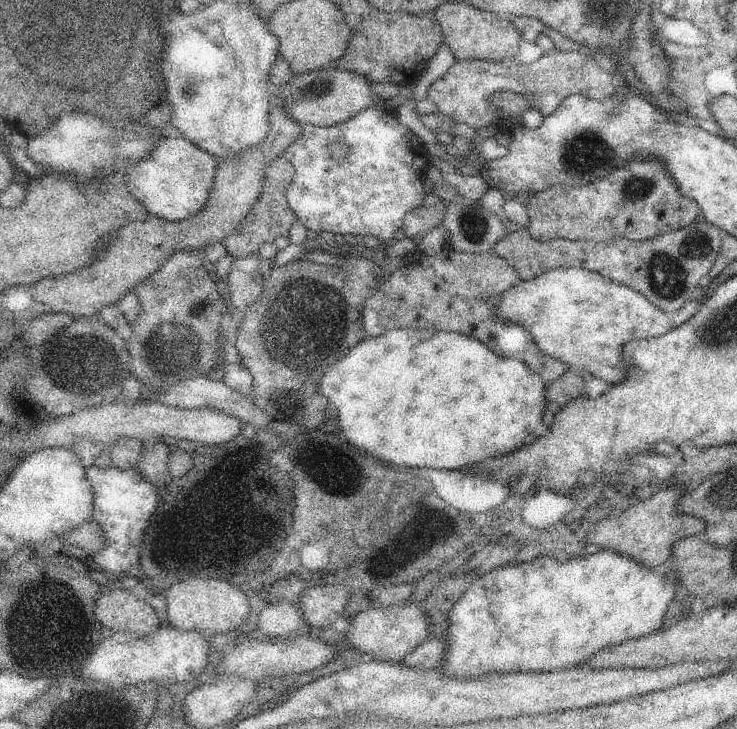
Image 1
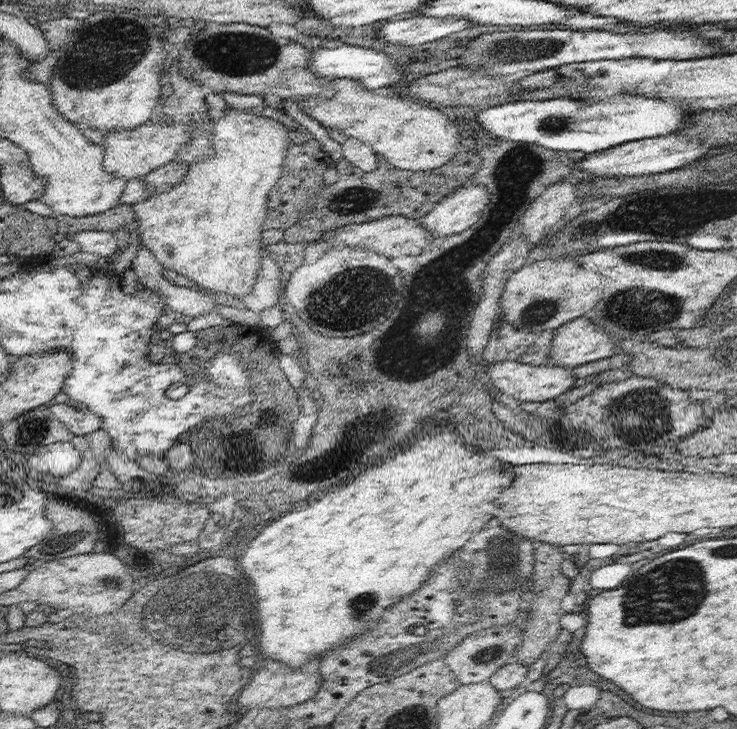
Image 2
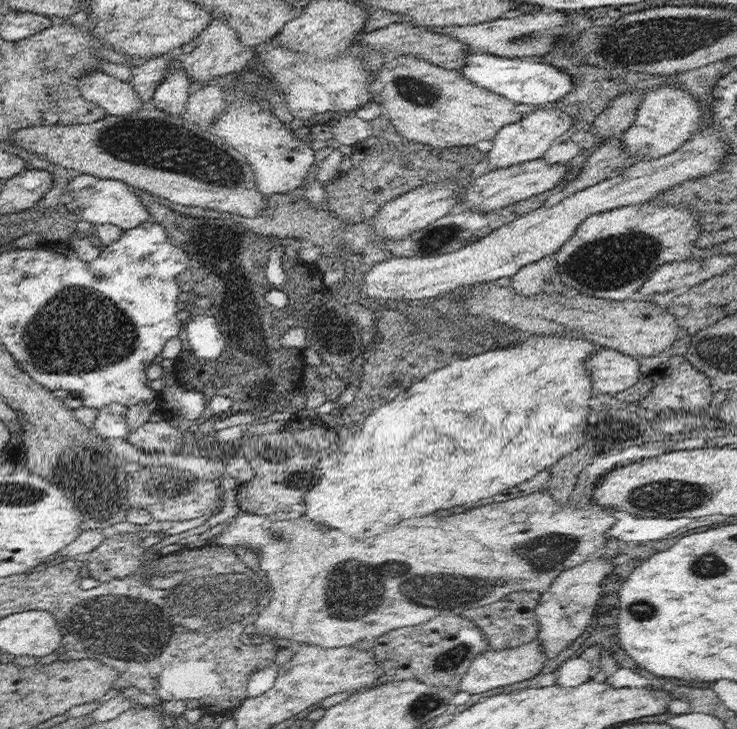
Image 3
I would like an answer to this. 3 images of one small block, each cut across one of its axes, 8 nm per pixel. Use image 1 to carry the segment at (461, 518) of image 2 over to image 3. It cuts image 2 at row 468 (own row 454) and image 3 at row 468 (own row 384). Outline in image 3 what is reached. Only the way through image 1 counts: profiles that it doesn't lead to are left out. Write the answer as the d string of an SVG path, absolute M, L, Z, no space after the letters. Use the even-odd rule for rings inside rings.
M543 334L543 336L529 336L529 338L517 338L517 346L509 346L505 342L497 342L497 348L485 348L485 352L481 354L473 354L467 360L453 360L449 362L445 368L439 368L431 374L427 374L423 380L419 378L419 382L413 382L411 388L407 388L405 392L397 394L393 400L389 400L387 404L381 404L379 408L375 408L365 420L363 420L363 430L361 434L353 436L351 432L347 432L345 436L339 438L339 442L335 444L335 452L355 452L361 448L361 456L351 456L345 460L337 460L335 454L329 454L325 458L321 458L319 462L319 472L321 472L321 480L315 484L315 488L311 488L303 500L305 500L305 518L313 520L313 522L321 522L329 528L337 528L339 532L359 540L363 538L363 532L369 528L371 522L383 522L383 524L397 524L405 518L417 518L417 516L427 516L435 510L443 510L443 508L453 508L453 506L463 506L463 504L473 504L481 498L493 496L497 492L509 490L515 484L523 484L527 480L531 480L533 476L537 476L543 468L551 466L553 462L557 462L561 456L573 452L579 444L583 444L583 424L587 422L587 416L591 414L589 408L589 400L593 398L593 388L591 388L591 378L589 378L589 370L585 368L585 362L589 360L589 356L597 354L603 346L597 346L585 338L571 338L567 334Z

